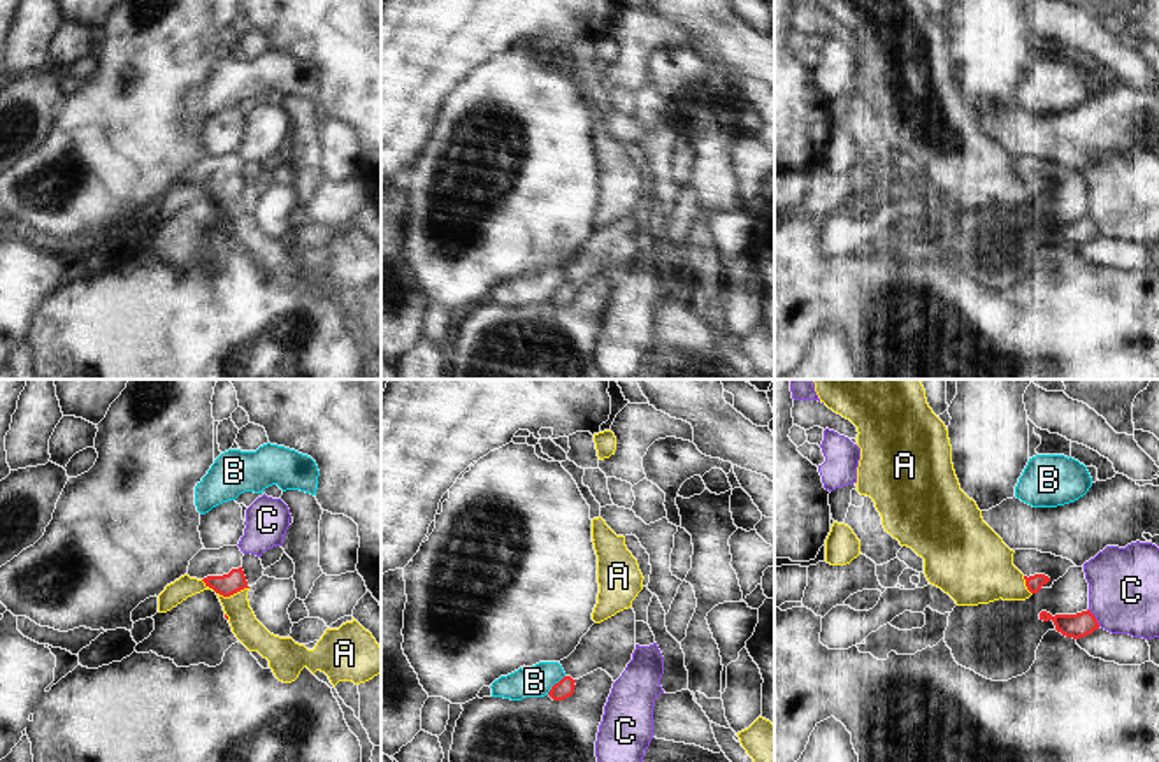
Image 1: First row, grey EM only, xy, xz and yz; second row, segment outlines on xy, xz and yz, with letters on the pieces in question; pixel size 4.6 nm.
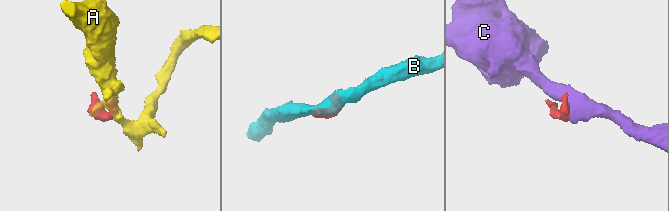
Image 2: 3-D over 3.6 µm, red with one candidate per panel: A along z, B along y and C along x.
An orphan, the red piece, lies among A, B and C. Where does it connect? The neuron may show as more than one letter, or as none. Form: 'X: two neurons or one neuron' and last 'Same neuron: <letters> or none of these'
A: two neurons
B: two neurons
C: two neurons
Same neuron: none of these

